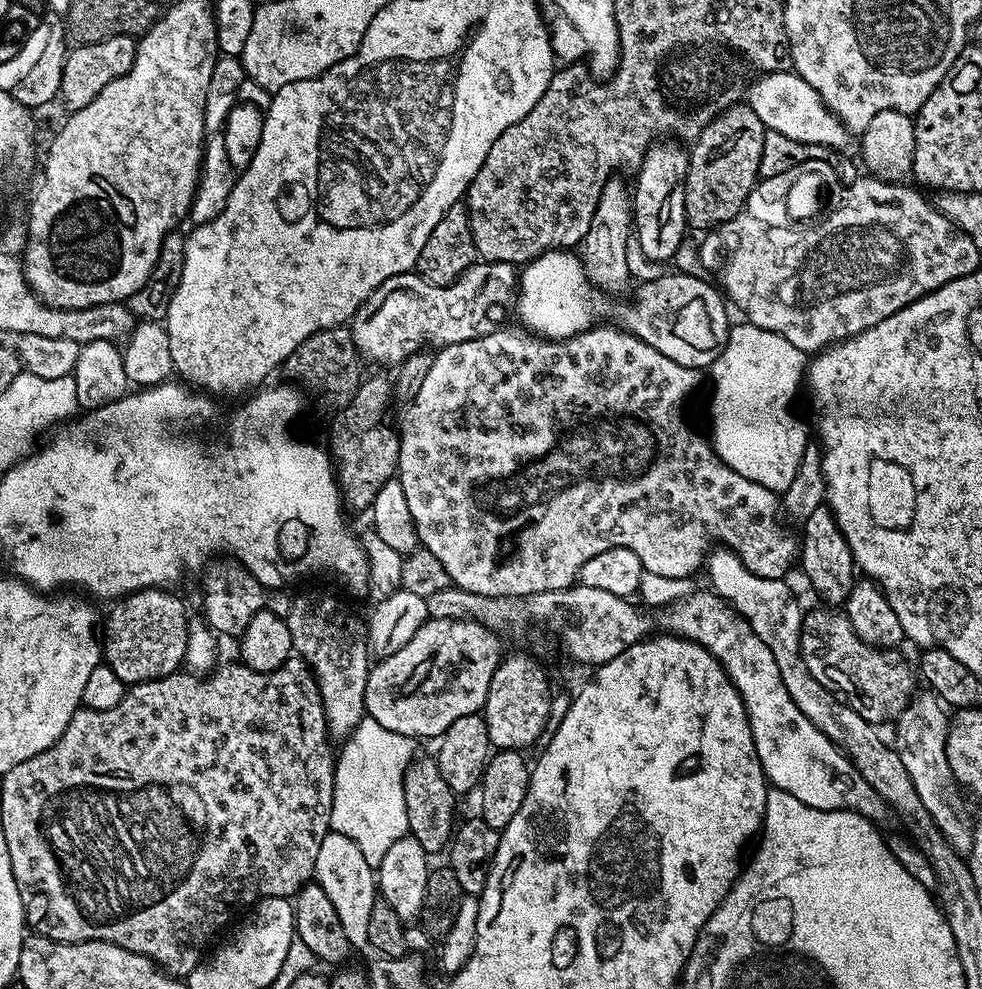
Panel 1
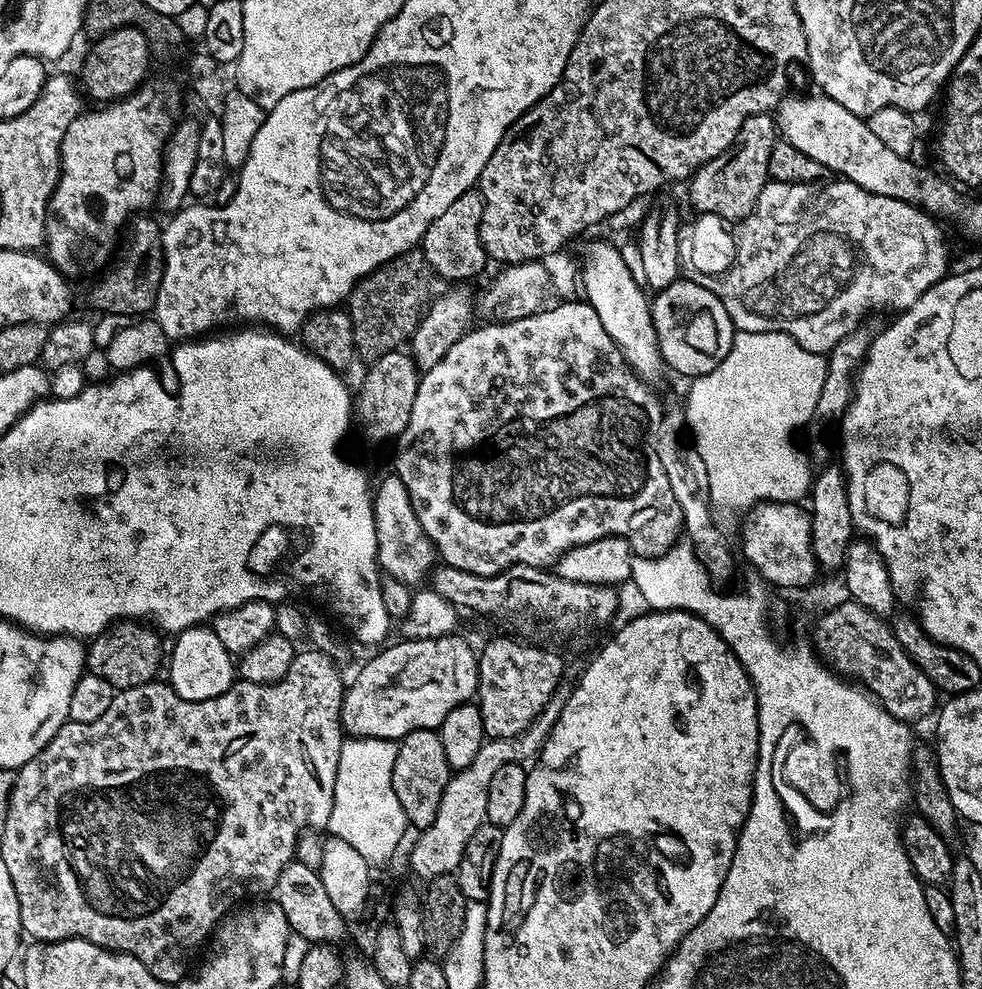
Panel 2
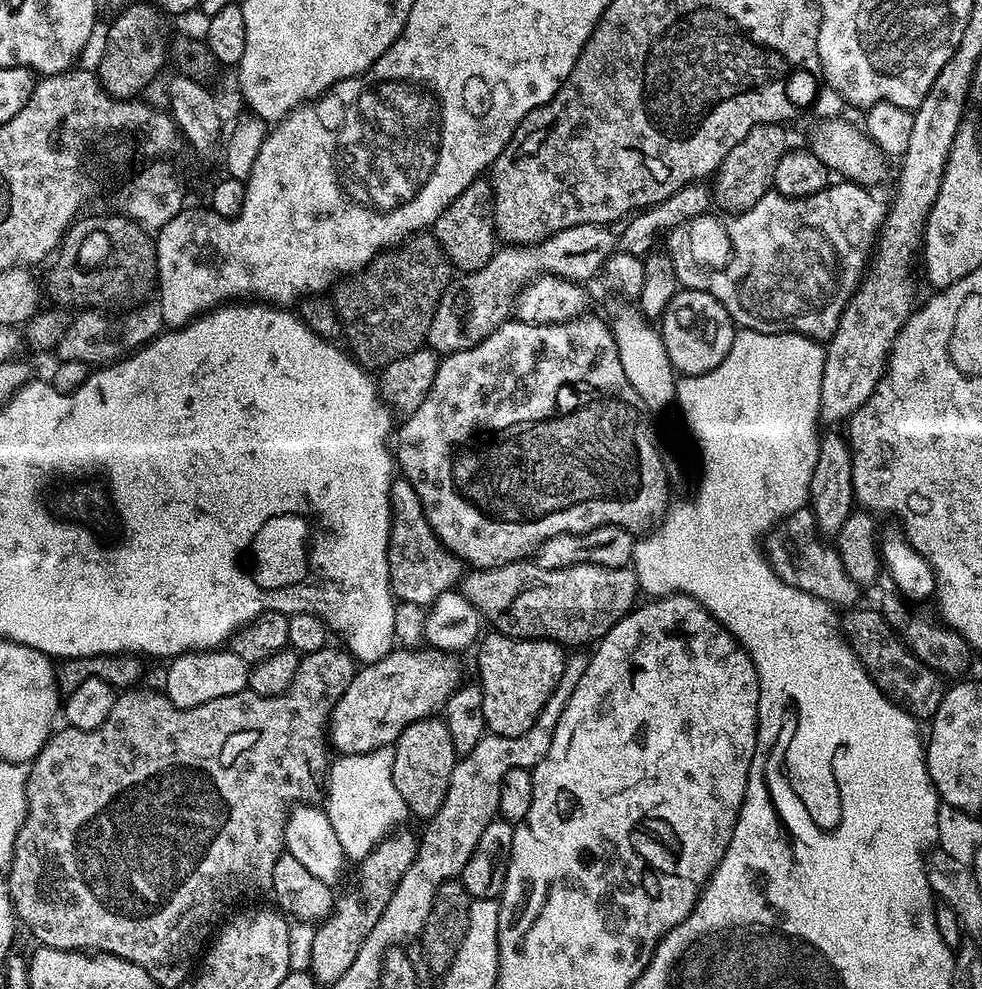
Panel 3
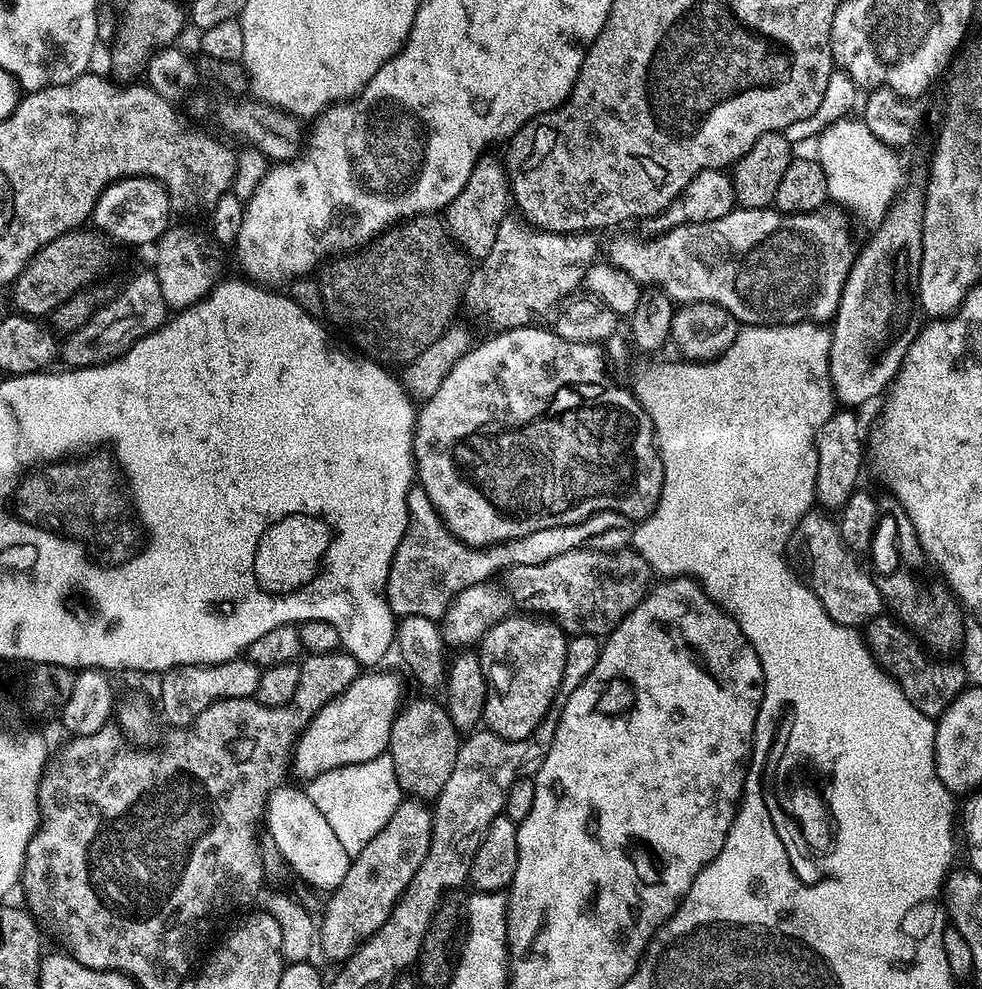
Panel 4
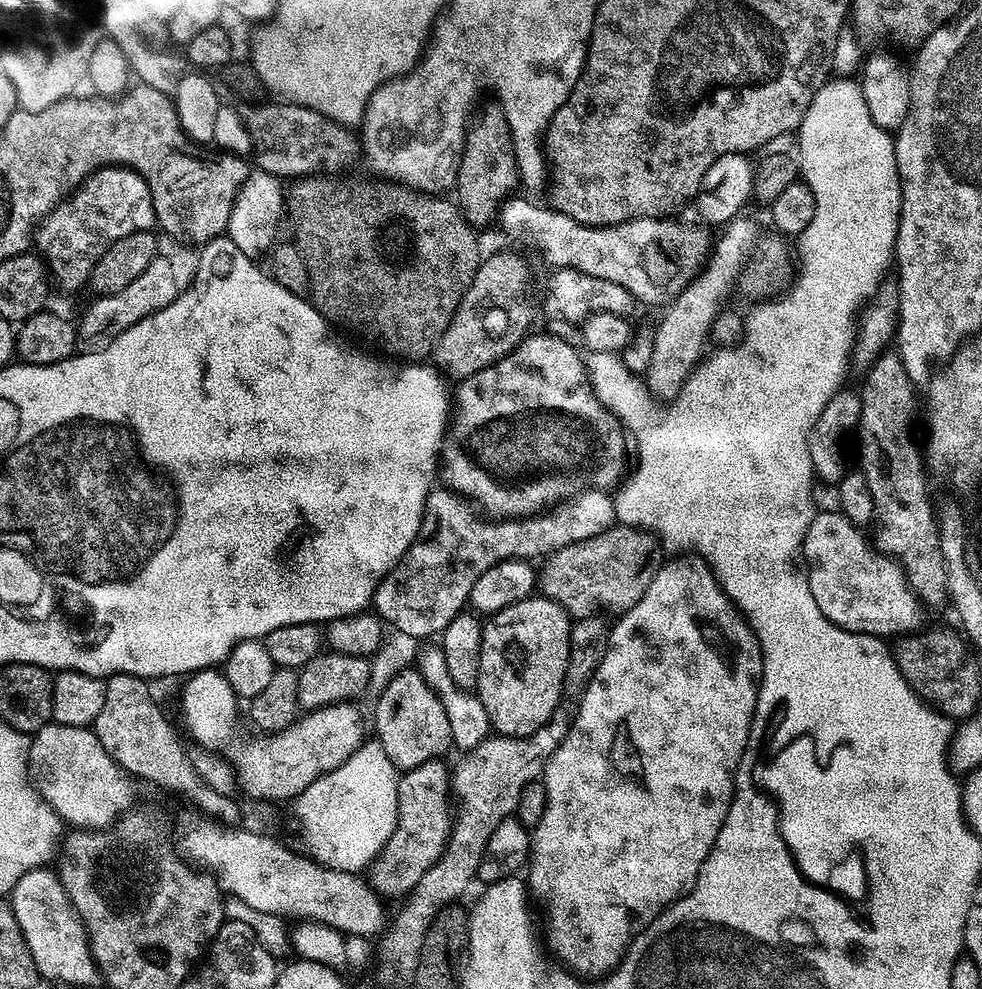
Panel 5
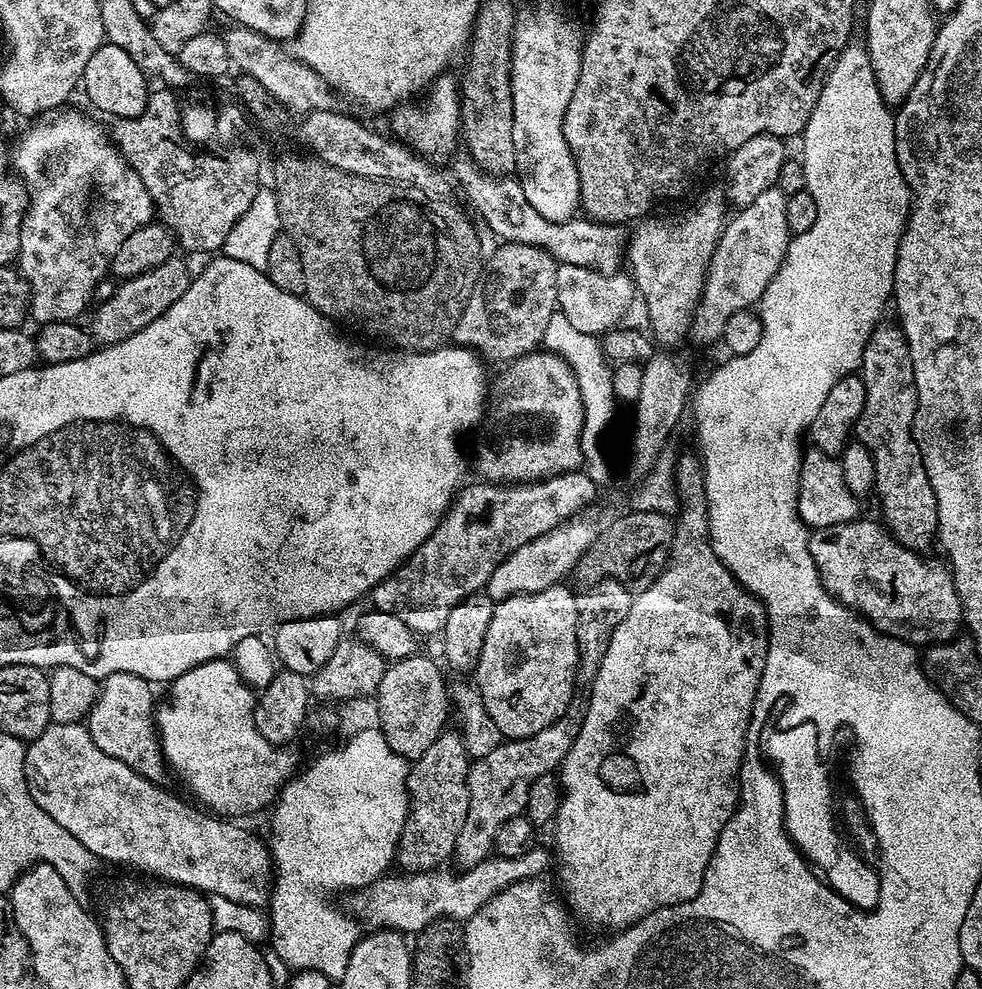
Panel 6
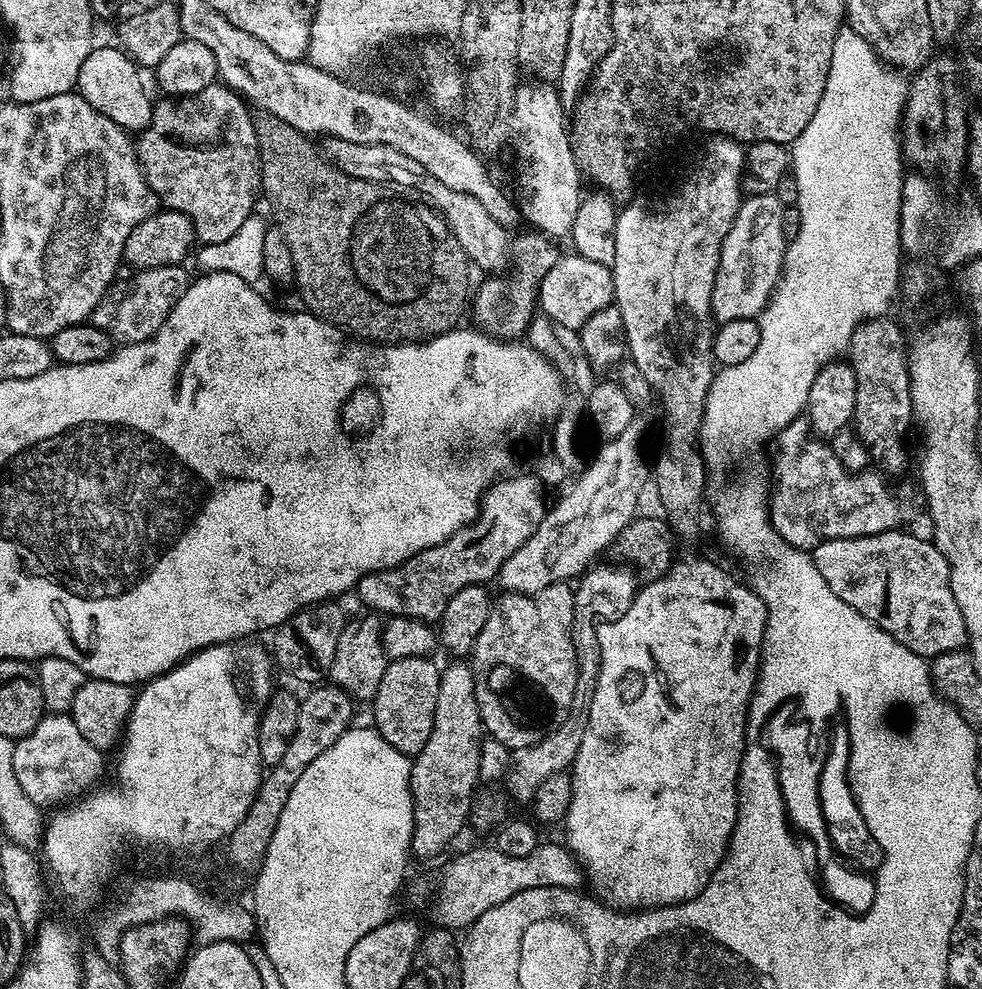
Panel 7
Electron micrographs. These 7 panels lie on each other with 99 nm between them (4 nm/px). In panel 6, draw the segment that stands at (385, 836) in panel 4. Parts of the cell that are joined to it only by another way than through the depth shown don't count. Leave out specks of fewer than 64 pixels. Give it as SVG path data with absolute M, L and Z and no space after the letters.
M446 730L440 735L430 750L416 760L411 761L408 770L408 821L400 835L396 847L395 863L401 864L401 869L413 872L430 872L441 867L443 860L451 861L456 851L458 834L462 834L462 822L466 822L466 810L470 806L468 793L468 765L470 757L463 745L463 739L456 730Z

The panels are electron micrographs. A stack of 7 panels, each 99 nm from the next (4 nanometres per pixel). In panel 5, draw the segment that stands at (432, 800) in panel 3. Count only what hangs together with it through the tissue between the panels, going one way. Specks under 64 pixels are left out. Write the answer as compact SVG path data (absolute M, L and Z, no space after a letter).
M415 667L400 672L375 697L376 736L375 739L386 750L386 758L401 773L431 760L447 757L448 748L453 747L450 721L435 692L423 680Z

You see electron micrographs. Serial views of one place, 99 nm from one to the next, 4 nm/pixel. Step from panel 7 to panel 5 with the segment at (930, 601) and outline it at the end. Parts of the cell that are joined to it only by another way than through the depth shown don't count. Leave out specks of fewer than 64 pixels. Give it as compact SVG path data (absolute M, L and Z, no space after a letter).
M839 510L832 512L817 511L804 535L802 559L808 573L810 594L818 602L818 610L831 624L844 628L847 632L864 632L868 636L881 638L899 637L901 634L912 634L921 627L920 612L922 605L912 593L908 580L899 563L893 557L881 554L875 547L864 541L859 527L851 524Z

